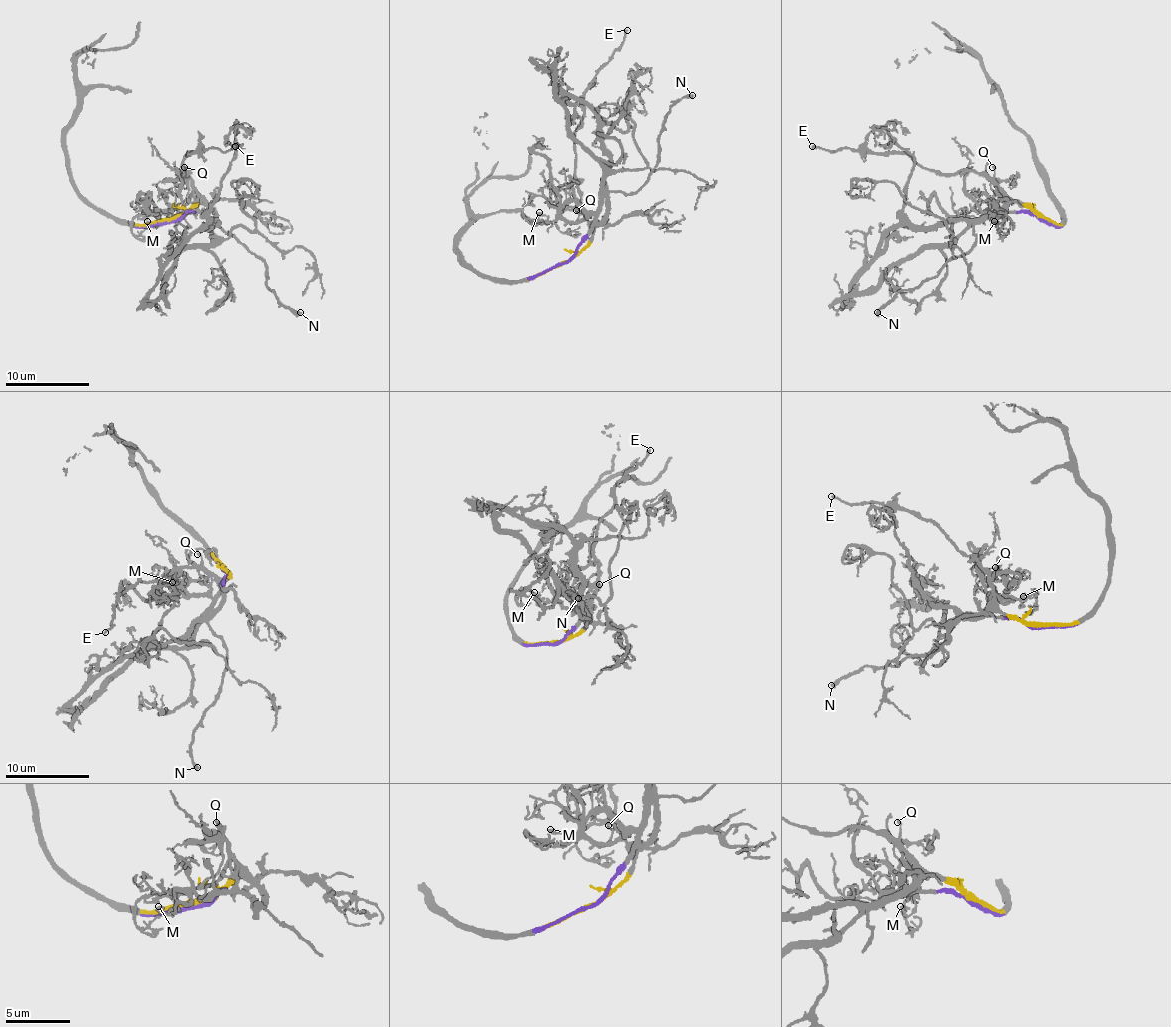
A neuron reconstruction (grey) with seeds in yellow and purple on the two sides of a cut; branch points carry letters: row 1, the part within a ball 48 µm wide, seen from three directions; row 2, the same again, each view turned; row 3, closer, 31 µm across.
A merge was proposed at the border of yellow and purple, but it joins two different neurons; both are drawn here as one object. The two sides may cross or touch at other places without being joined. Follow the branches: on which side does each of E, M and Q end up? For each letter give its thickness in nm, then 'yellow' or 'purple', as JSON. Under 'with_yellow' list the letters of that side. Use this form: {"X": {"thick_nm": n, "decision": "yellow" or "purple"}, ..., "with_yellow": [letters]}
{"E": {"thick_nm": 170, "decision": "yellow"}, "M": {"thick_nm": 200, "decision": "yellow"}, "Q": {"thick_nm": 150, "decision": "yellow"}, "with_yellow": ["E", "M", "Q"]}

